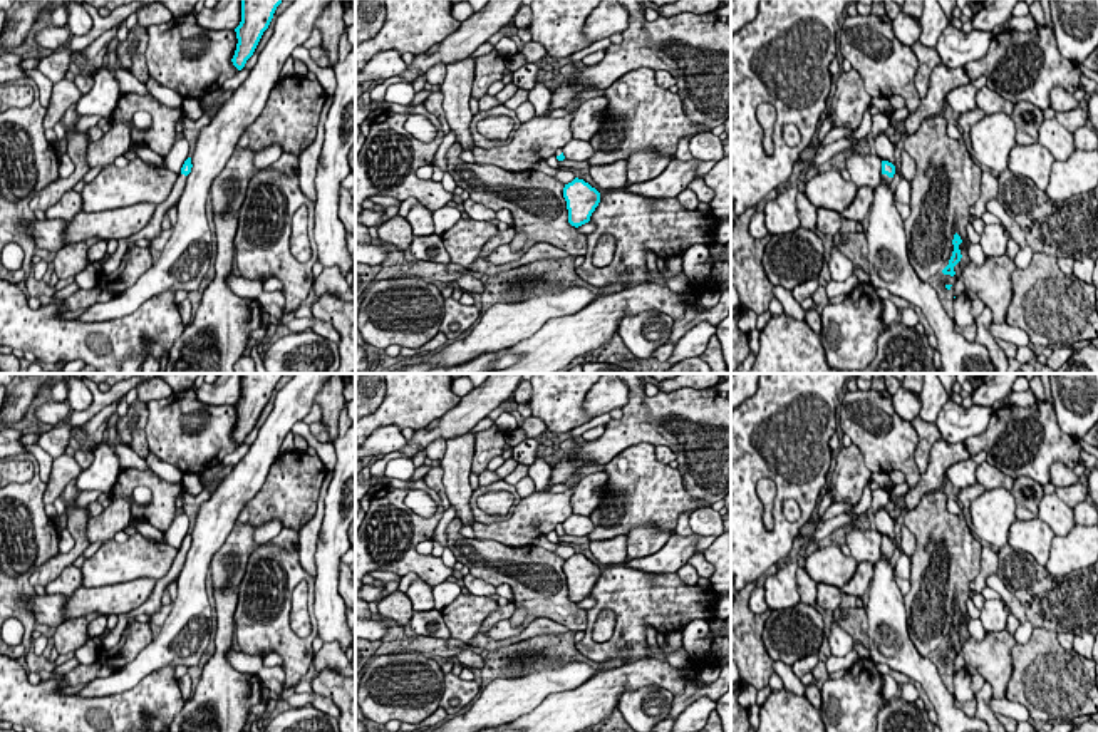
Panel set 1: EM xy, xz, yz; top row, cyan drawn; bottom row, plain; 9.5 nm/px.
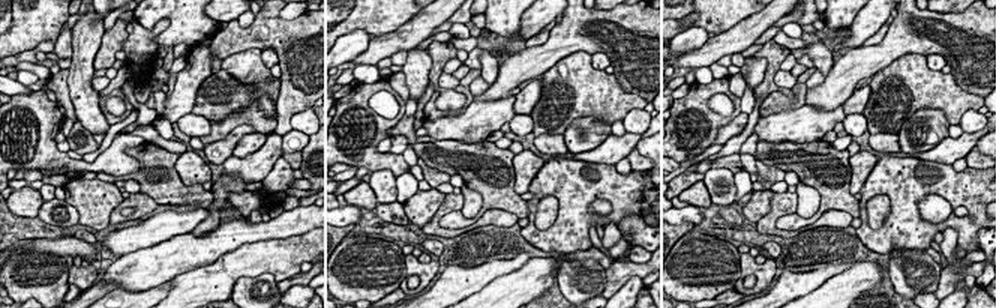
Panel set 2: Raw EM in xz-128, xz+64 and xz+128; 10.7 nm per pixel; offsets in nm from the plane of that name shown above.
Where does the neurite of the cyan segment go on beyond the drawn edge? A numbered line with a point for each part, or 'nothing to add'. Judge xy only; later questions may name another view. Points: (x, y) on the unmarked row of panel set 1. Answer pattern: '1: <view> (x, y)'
1: xy (153, 603)

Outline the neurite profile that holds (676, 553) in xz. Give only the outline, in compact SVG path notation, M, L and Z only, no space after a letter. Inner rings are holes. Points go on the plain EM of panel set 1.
M672 534L669 541L654 554L627 559L625 566L640 570L644 573L677 573L677 570L697 553L697 538L696 534L691 536L677 536Z

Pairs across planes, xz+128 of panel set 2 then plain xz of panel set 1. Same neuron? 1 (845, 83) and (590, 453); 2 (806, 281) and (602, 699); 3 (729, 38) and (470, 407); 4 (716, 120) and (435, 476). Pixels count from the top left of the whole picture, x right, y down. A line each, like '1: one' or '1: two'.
1: one
2: two
3: one
4: two

